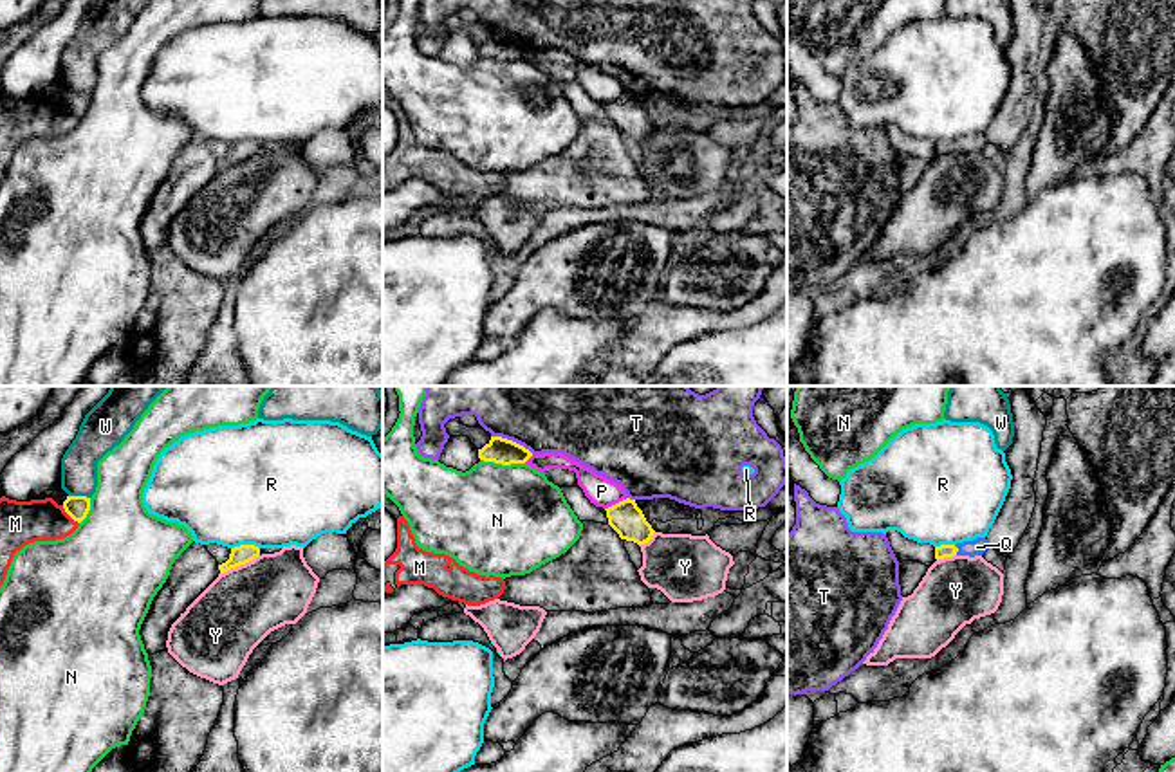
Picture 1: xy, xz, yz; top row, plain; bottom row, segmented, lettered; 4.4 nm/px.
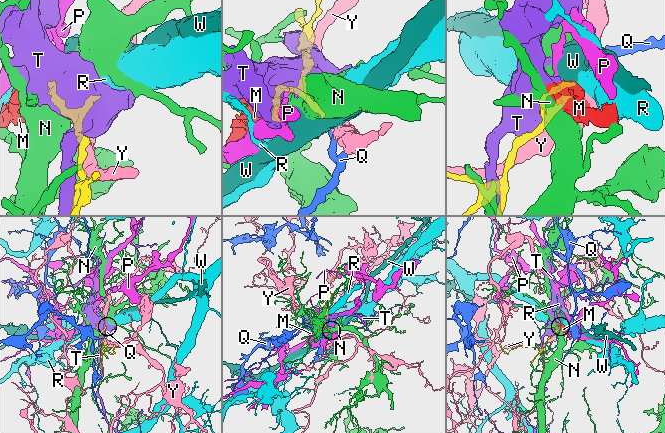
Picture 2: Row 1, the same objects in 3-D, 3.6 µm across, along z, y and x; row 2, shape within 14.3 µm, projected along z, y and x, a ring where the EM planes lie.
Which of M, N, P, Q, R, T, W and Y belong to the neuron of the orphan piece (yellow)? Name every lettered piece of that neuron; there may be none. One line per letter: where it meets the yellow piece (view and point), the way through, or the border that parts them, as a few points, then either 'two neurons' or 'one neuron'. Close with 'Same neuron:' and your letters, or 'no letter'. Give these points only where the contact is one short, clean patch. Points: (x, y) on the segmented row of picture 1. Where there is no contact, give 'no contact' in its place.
M: contact xy (69, 514); border xy (62, 505), (78, 523); two neurons
N: contact xz (502, 464); two neurons
P: contact xz (616, 504); two neurons
Q: contact yz (957, 551); way yz (944, 551), (957, 551), (977, 547); one neuron
R: contact xy (244, 545); two neurons
T: contact xz (511, 441); two neurons
W: contact xy (80, 496); border xy (69, 495), (85, 495), (89, 498); two neurons
Y: contact xy (239, 565); two neurons
Same neuron: Q

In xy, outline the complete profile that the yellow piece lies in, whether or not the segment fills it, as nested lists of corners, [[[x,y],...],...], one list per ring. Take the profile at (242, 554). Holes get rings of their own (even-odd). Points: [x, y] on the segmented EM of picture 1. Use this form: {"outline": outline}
{"outline": [[[240,545],[231,548],[229,559],[222,565],[218,565],[220,574],[236,568],[240,565],[245,565],[249,561],[253,561],[254,557],[260,556],[260,548],[254,545]]]}

